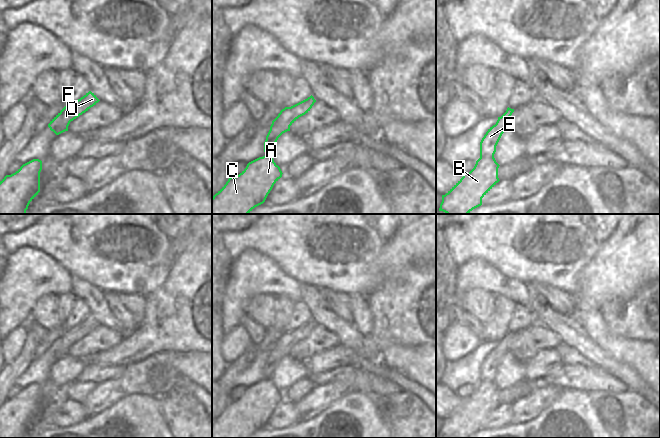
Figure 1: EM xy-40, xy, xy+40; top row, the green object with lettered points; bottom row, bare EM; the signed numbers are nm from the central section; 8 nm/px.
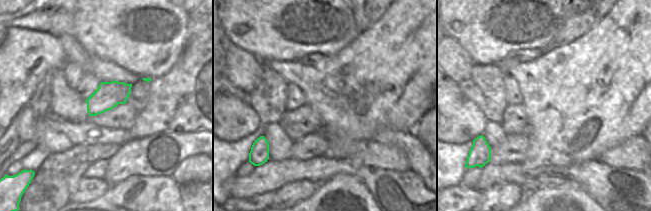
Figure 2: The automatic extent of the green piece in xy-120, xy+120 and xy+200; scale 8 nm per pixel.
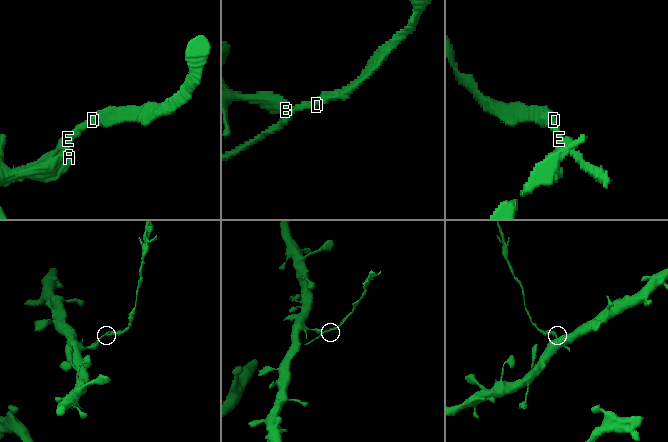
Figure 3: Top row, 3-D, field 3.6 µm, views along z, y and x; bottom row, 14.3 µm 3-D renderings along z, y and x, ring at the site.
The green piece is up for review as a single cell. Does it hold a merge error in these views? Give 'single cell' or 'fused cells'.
fused cells

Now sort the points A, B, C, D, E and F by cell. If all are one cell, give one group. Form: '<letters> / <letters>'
A B C / D E F

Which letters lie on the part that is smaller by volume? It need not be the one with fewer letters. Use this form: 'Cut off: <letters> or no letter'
Cut off: D, E, F

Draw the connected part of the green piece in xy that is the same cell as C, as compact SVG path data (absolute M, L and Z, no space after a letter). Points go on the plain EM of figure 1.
M265 379L249 386L239 399L230 401L212 421L212 438L249 438L255 431L265 426L282 398L280 391L274 386L271 379Z

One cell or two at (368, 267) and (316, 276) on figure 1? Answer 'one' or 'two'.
one

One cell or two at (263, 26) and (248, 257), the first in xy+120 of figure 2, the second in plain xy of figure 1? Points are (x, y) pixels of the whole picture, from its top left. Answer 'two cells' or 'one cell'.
two cells

